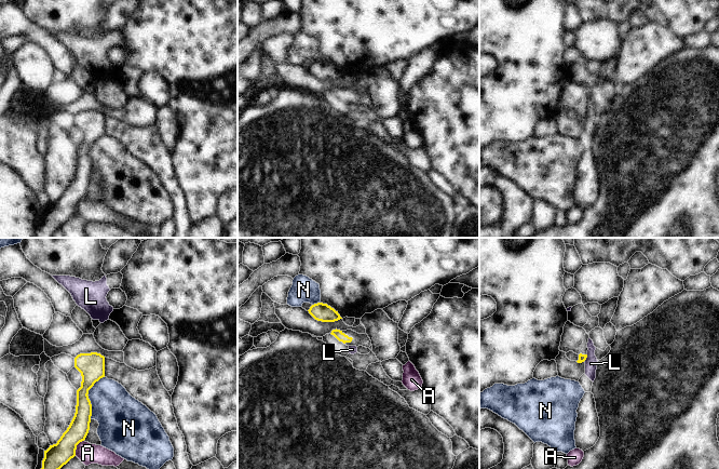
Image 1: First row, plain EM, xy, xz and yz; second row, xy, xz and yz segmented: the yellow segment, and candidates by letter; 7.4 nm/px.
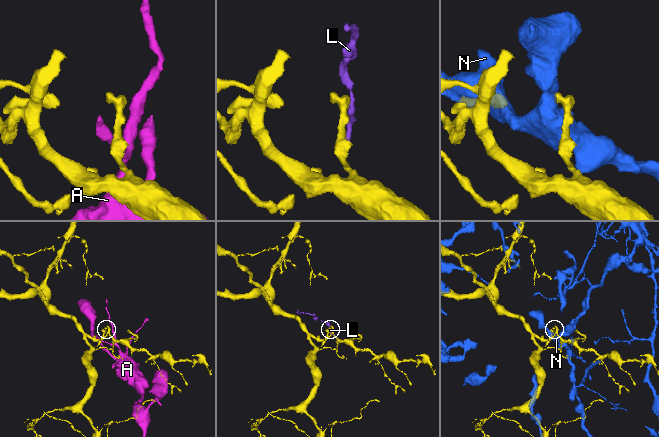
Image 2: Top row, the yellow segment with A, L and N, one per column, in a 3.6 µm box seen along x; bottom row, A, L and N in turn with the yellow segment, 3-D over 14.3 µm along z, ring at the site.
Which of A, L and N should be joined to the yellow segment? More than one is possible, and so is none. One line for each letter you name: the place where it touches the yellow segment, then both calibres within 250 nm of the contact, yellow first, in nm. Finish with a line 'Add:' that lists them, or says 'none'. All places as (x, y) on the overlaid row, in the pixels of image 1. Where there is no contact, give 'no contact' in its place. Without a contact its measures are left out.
Add: none

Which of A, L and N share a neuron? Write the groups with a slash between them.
A / L / N

